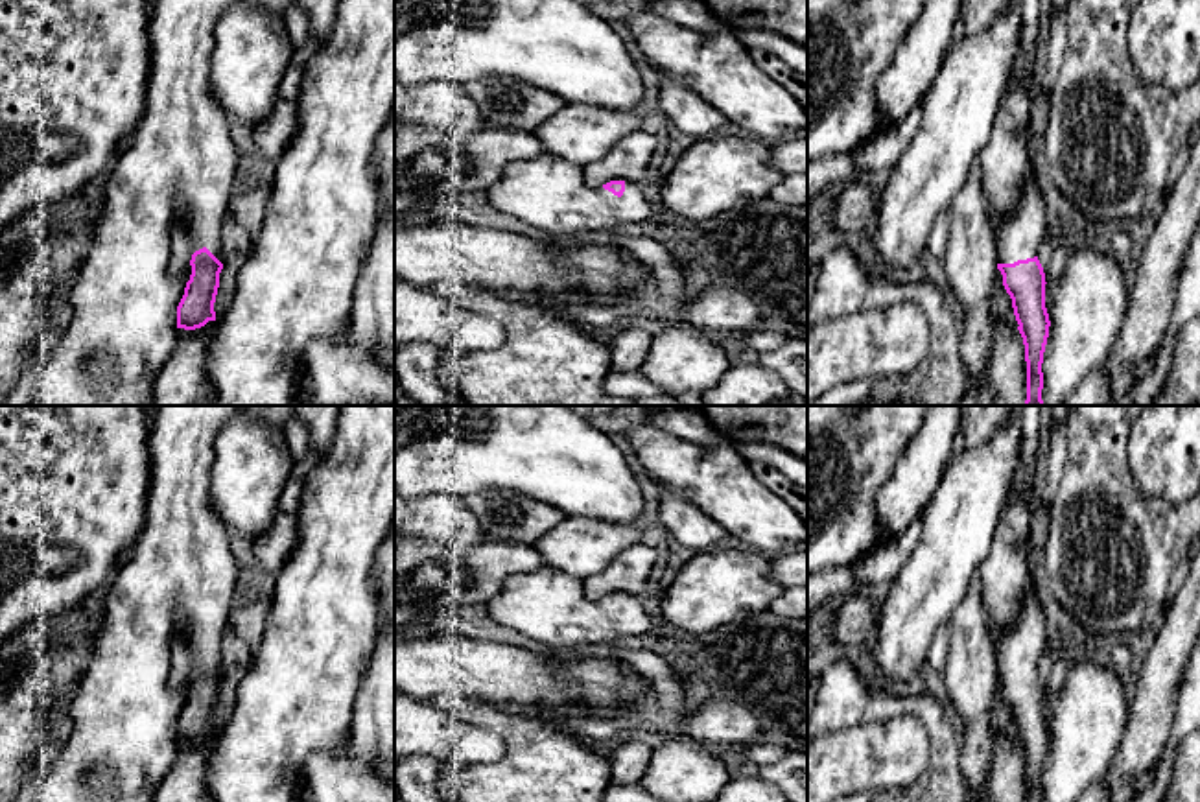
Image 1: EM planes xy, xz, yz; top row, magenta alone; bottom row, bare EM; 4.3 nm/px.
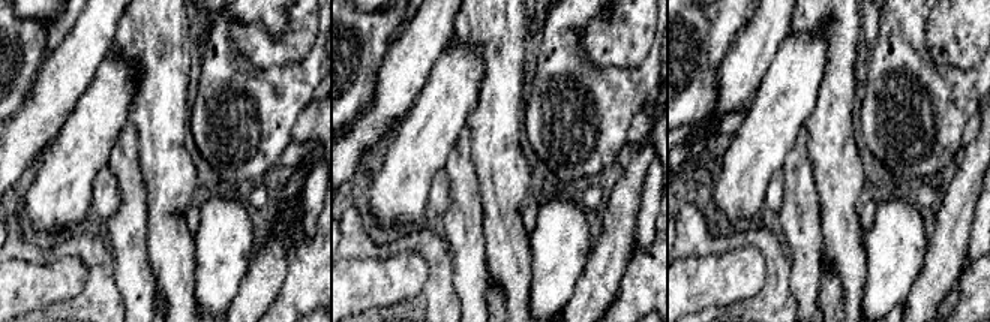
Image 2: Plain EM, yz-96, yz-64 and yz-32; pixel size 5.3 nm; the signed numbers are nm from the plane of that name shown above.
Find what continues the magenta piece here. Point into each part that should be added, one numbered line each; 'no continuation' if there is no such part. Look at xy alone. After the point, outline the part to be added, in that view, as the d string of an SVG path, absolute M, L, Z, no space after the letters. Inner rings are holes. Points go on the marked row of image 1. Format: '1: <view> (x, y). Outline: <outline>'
no continuation

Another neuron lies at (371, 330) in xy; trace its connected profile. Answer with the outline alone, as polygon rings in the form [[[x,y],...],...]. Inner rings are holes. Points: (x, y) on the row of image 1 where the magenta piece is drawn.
[[[380,214],[369,234],[348,337],[367,356],[382,358],[394,347],[394,214]]]

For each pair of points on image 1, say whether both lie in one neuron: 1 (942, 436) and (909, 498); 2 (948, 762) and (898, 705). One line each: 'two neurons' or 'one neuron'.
1: one neuron
2: one neuron

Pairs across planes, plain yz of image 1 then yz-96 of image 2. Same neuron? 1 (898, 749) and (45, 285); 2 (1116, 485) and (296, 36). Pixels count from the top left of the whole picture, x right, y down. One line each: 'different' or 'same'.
1: same
2: different

